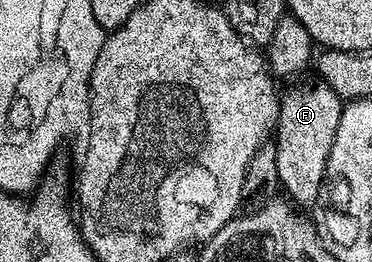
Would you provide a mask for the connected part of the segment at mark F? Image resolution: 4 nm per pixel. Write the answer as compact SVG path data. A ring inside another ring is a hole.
M319 79L313 85L300 85L286 92L280 98L280 114L274 130L274 144L277 151L277 179L283 192L288 193L297 206L315 206L319 202L319 191L324 185L324 172L327 169L327 157L330 155L330 143L334 143L334 131L338 131L338 119L342 115L345 102L329 85Z

